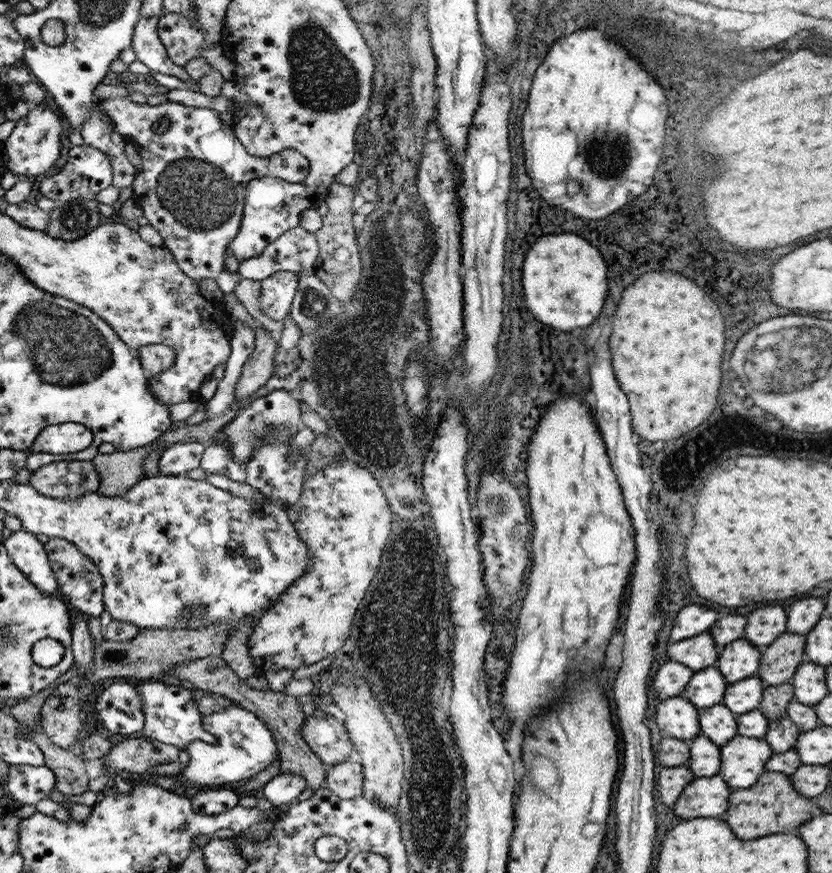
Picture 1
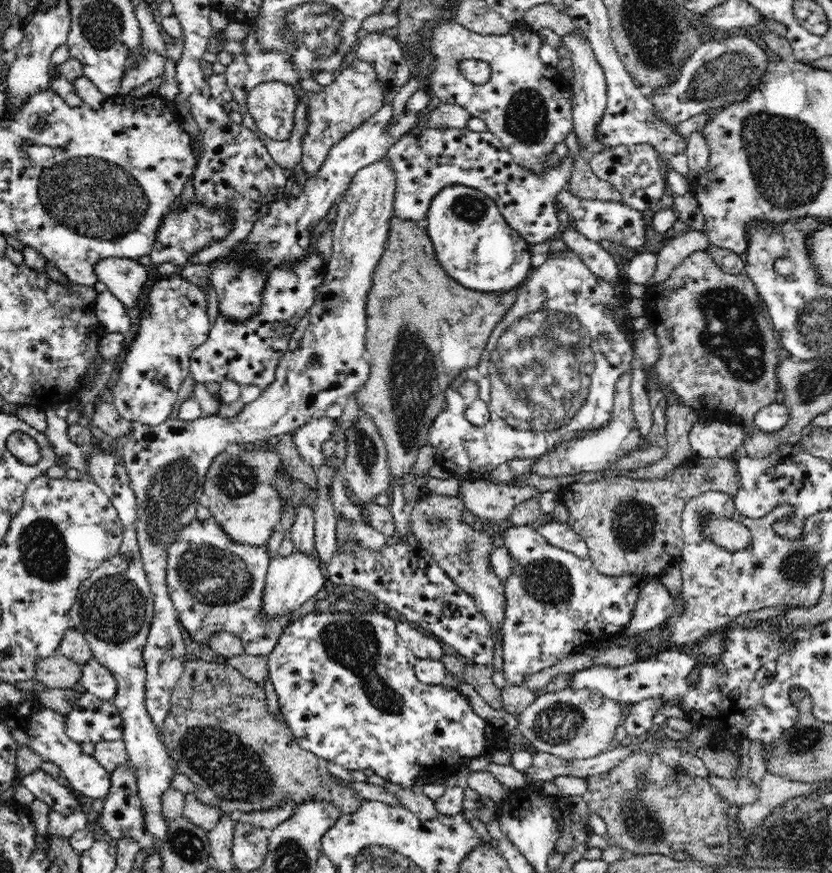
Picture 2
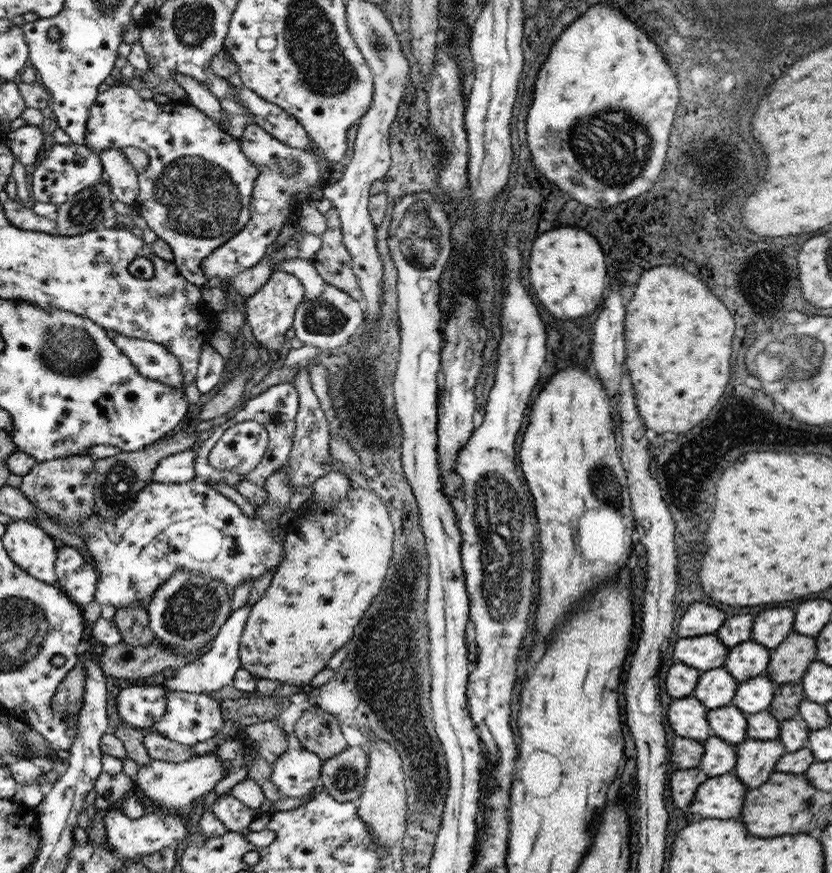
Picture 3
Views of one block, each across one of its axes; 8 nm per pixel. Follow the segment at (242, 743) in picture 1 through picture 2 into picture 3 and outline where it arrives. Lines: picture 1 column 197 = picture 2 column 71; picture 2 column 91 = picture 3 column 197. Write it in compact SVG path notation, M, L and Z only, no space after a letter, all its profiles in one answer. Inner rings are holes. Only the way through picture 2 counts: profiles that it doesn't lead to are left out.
M218 742L214 750L196 755L187 761L180 761L178 764L164 760L150 760L148 764L144 764L144 767L139 768L137 776L133 778L136 787L142 789L148 800L153 801L154 806L159 806L161 810L176 812L188 809L192 801L200 797L204 798L214 791L231 768L220 759L216 748Z

